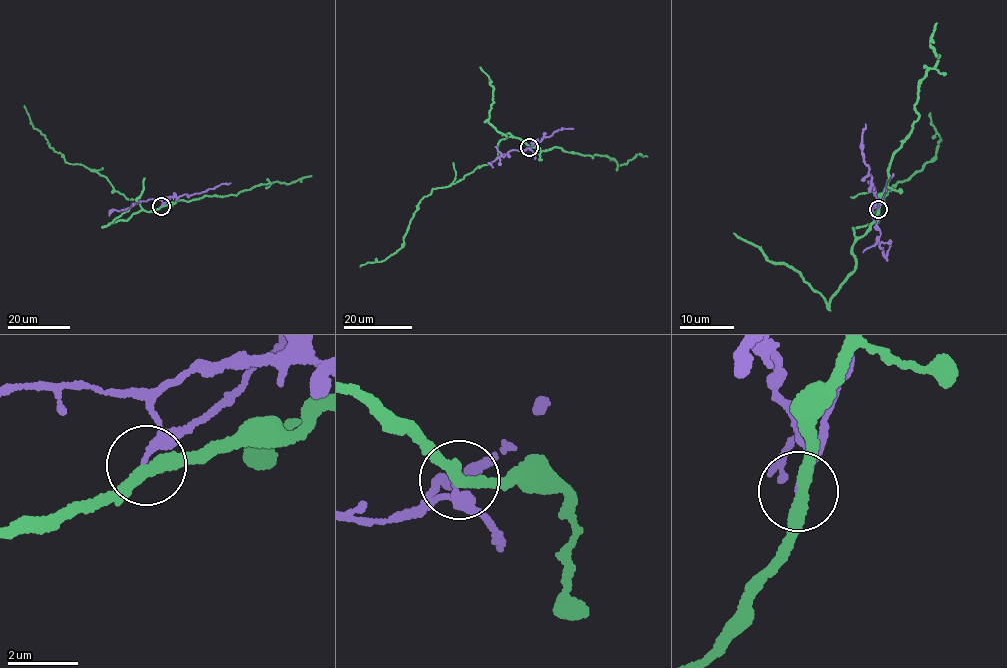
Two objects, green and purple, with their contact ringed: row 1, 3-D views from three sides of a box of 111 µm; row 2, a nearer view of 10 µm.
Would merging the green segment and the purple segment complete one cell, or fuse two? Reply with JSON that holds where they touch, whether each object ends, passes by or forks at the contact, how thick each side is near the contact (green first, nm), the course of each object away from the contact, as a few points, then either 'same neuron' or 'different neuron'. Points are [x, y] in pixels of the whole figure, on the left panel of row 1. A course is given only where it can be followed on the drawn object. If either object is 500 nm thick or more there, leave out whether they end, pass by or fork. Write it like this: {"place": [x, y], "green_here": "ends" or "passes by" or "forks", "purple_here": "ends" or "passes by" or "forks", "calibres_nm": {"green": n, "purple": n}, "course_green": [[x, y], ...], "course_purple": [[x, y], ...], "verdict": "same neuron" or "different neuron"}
{"place": [161, 206], "green_here": "passes by", "purple_here": "ends", "calibres_nm": {"green": 320, "purple": 160}, "course_green": [[161, 206], [143, 210], [138, 201], [113, 189], [106, 177], [66, 161], [34, 127], [24, 106]], "course_purple": [[161, 206], [165, 198], [203, 192], [230, 183]], "verdict": "different neuron"}

